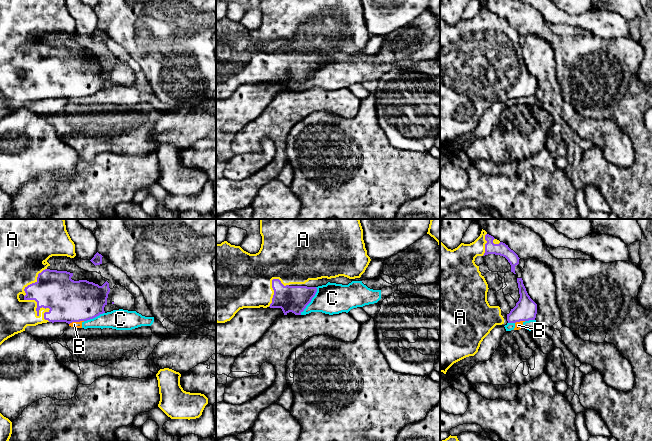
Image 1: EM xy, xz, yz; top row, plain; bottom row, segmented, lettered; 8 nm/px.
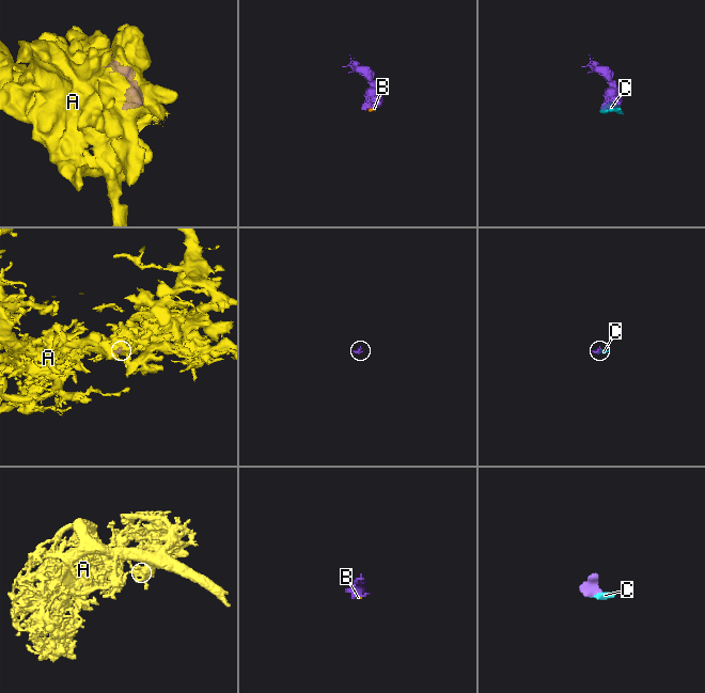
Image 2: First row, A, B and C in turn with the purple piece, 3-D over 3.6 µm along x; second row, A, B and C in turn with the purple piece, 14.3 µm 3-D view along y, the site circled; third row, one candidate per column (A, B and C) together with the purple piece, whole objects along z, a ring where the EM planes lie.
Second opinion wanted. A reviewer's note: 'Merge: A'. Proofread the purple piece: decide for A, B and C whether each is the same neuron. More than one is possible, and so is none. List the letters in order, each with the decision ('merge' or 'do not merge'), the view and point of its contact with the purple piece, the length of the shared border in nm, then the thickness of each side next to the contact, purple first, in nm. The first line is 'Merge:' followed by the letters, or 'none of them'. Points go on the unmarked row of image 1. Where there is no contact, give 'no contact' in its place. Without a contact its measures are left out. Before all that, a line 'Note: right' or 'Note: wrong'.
Note: right
Merge: A
A: merge; meets purple in xy at (39, 85); contact 280 nm long; 340 nm thick on the purple side, 260 nm on the other
B: do not merge; meets purple in xy at (76, 97); contact 120 nm long; 340 nm thick on the purple side, 50 nm on the other
C: do not merge; meets purple in xz at (310, 77); contact 260 nm long; 220 nm thick on the purple side, 240 nm on the other

